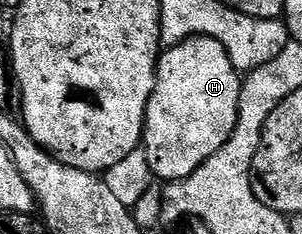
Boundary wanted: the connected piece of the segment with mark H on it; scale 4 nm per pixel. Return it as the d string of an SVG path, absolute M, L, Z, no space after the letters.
M193 36L181 44L166 47L159 55L159 67L155 70L155 87L149 96L147 115L143 125L143 141L141 149L147 154L152 175L156 179L163 178L164 183L176 182L189 177L217 148L233 136L233 128L237 128L239 119L239 101L241 100L241 72L229 60L229 52L217 40L209 36Z

